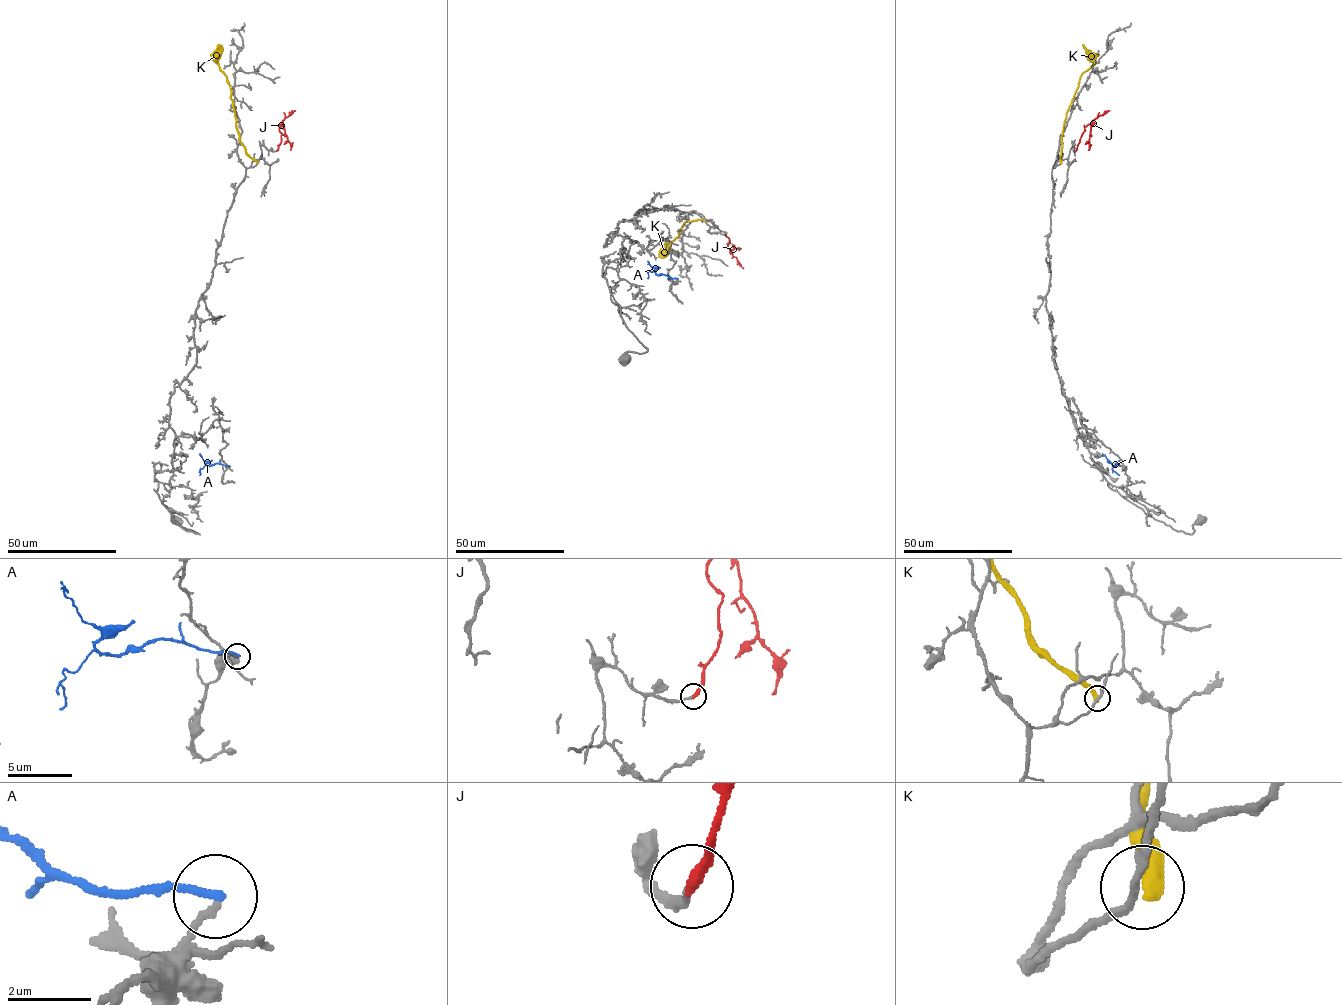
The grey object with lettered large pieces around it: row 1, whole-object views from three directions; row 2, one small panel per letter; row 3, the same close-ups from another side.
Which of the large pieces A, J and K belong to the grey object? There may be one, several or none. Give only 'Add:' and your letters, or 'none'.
Add: J

